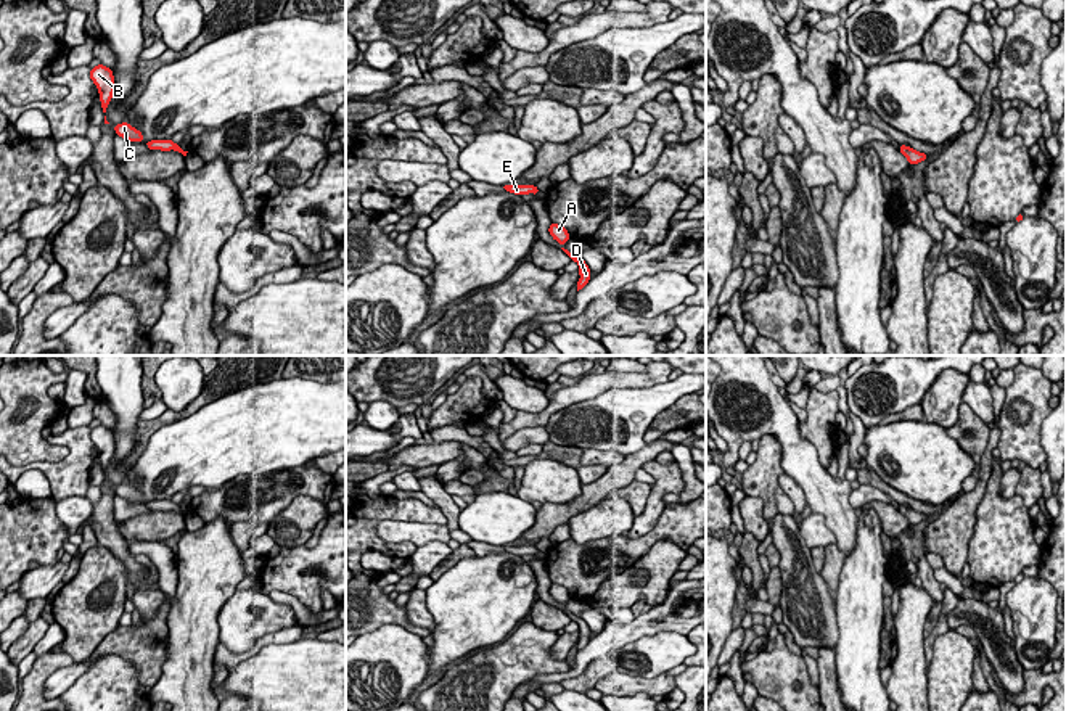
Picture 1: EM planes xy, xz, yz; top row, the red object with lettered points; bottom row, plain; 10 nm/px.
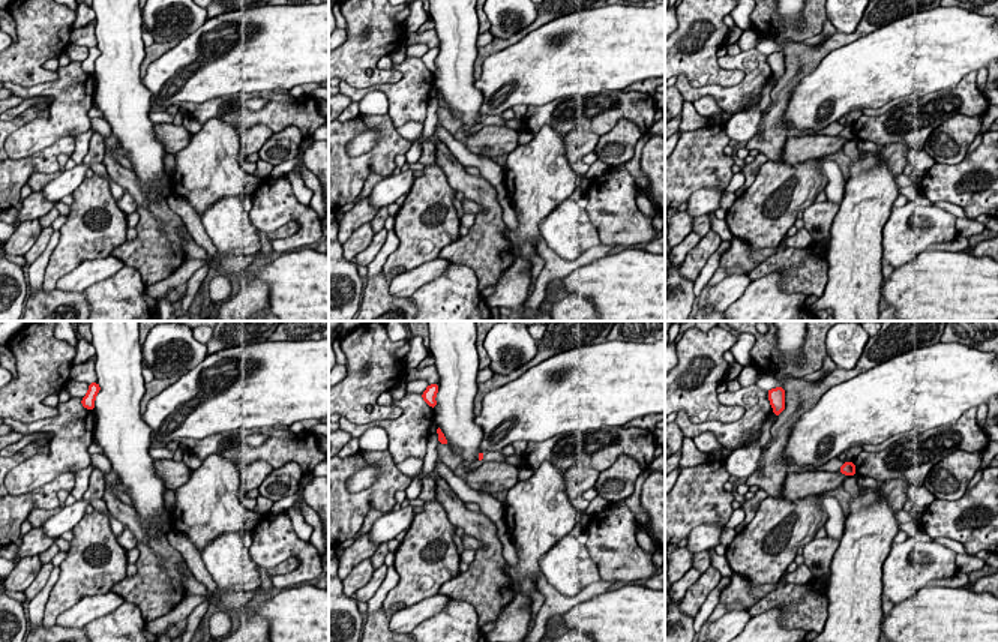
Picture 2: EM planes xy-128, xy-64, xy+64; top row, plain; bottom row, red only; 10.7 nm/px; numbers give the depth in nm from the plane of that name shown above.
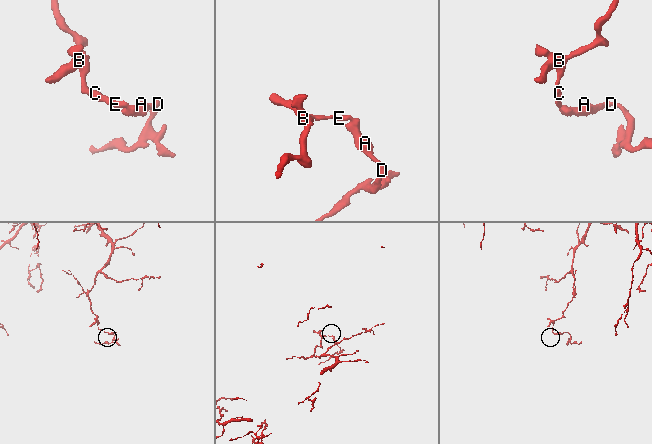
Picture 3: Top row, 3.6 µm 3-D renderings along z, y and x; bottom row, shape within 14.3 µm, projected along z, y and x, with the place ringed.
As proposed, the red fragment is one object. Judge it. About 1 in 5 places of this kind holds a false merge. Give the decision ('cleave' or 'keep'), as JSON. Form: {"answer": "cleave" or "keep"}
{"answer": "keep"}

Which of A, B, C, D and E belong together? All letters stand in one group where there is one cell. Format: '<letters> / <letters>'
A B C D E

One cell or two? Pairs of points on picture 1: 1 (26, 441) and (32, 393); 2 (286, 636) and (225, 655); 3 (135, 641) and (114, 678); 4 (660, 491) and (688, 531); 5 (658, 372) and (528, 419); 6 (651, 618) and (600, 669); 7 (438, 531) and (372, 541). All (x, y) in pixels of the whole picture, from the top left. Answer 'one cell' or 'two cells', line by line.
1: one cell
2: one cell
3: two cells
4: two cells
5: one cell
6: two cells
7: two cells

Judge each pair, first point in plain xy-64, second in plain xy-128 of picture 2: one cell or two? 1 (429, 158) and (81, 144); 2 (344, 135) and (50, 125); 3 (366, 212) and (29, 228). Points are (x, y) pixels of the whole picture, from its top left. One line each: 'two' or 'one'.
1: two
2: two
3: two

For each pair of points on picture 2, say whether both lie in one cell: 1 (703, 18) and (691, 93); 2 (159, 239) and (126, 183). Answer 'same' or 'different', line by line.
1: different
2: same

